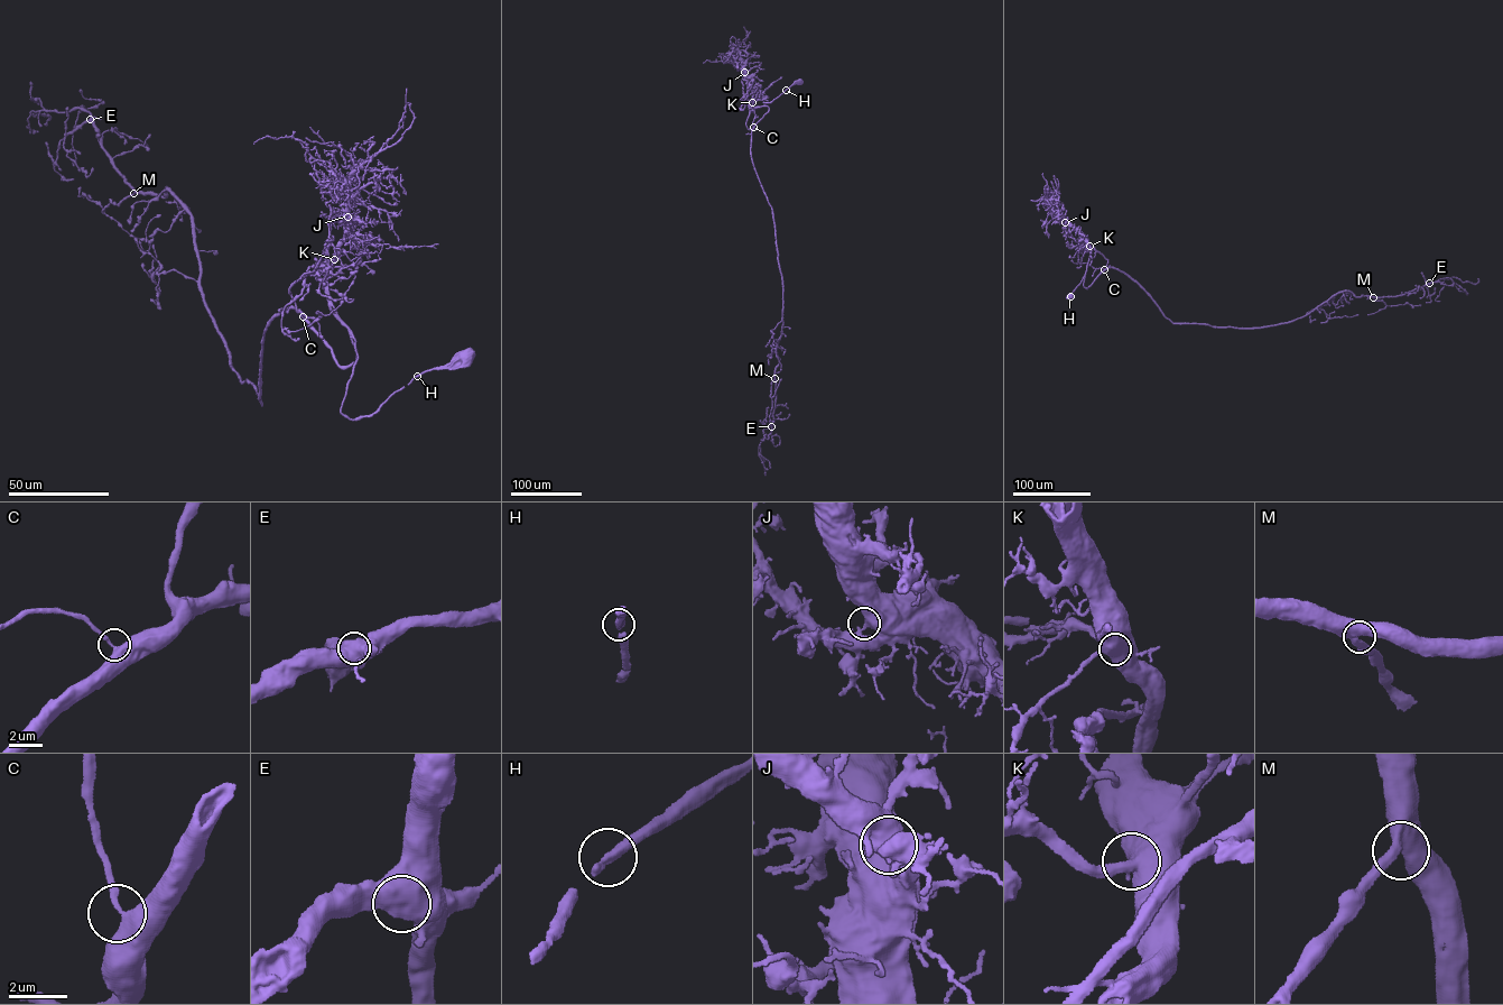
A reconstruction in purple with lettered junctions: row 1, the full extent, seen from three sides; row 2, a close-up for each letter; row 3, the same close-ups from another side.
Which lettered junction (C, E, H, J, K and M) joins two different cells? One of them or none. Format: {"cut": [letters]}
{"cut": []}

